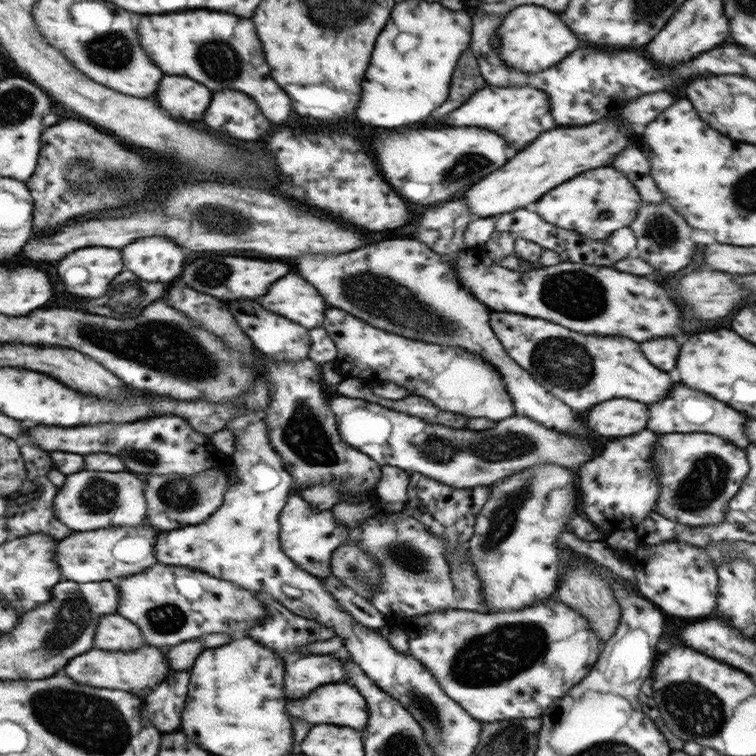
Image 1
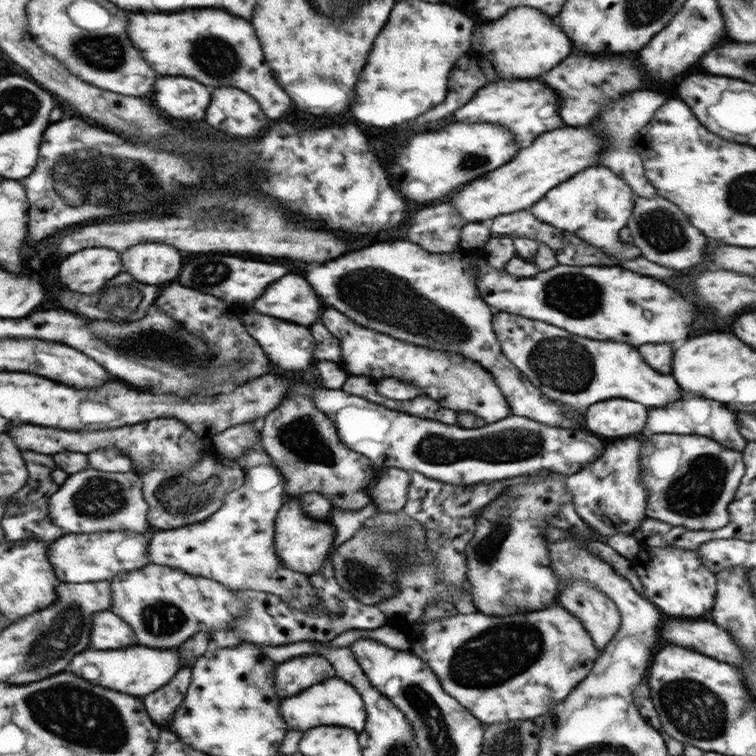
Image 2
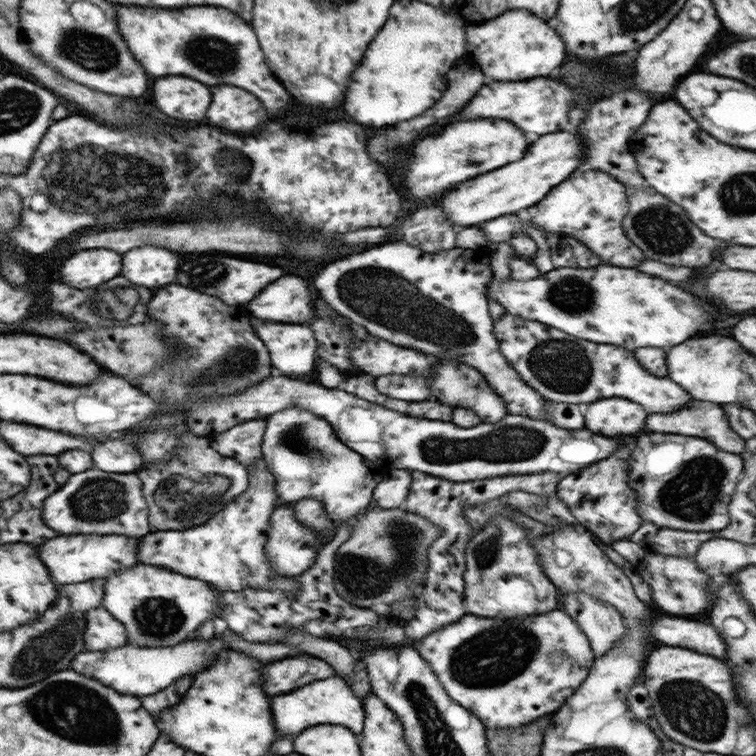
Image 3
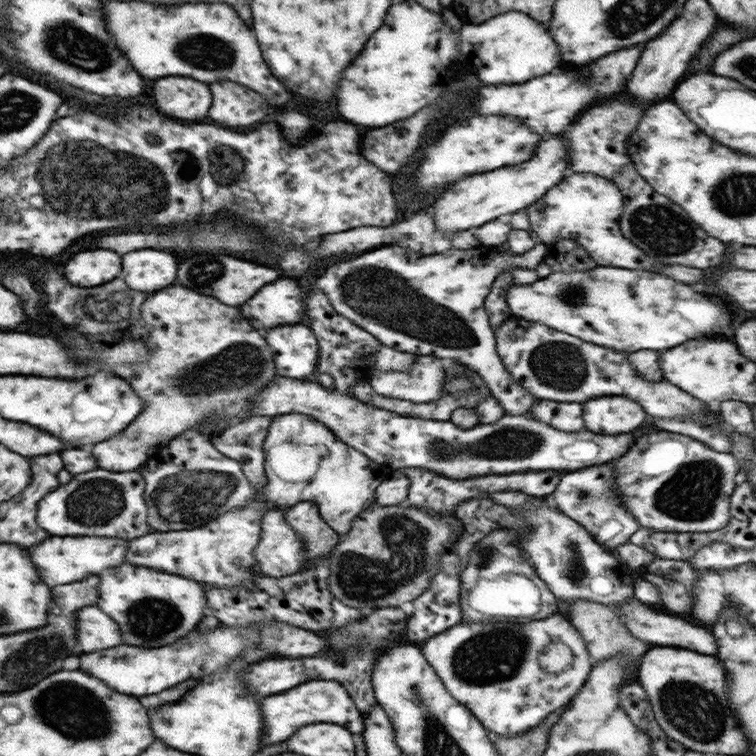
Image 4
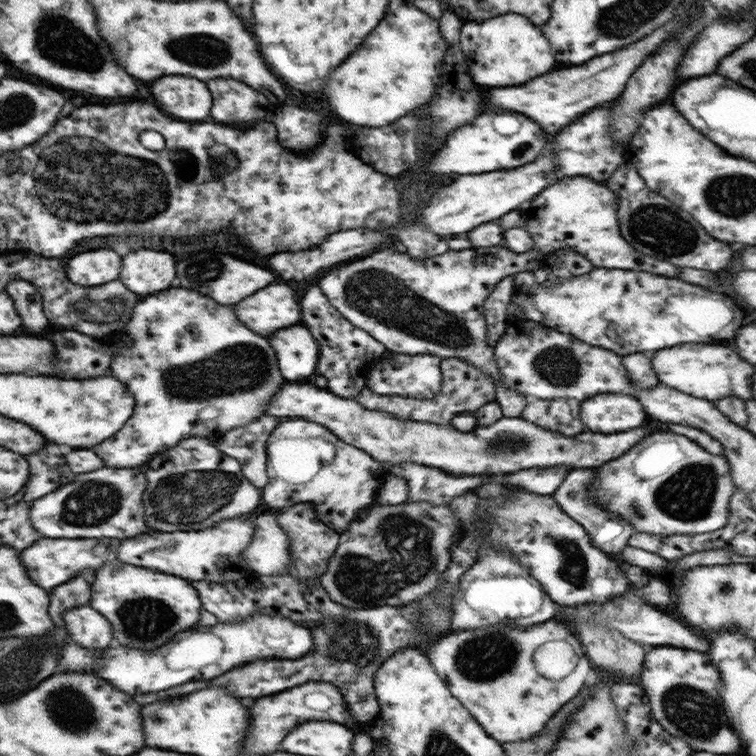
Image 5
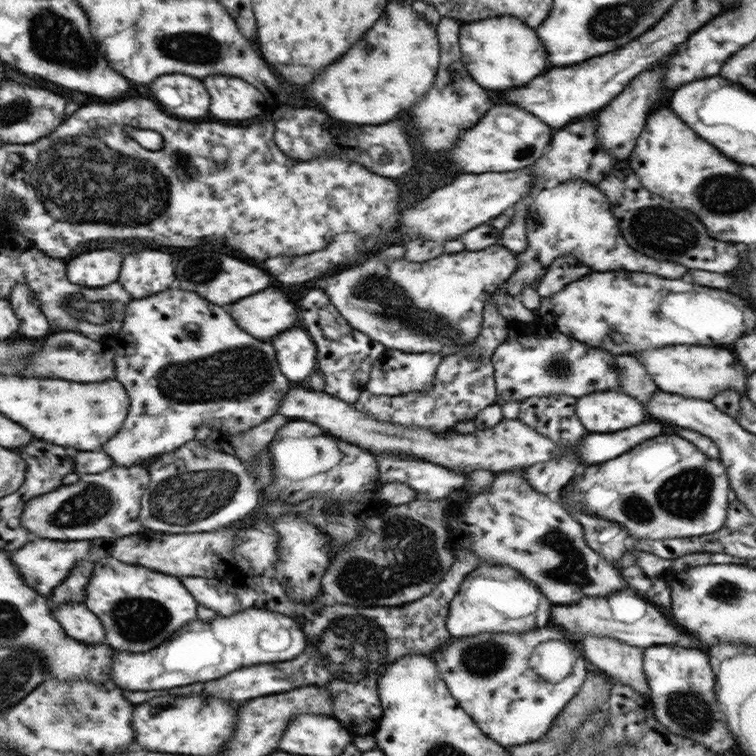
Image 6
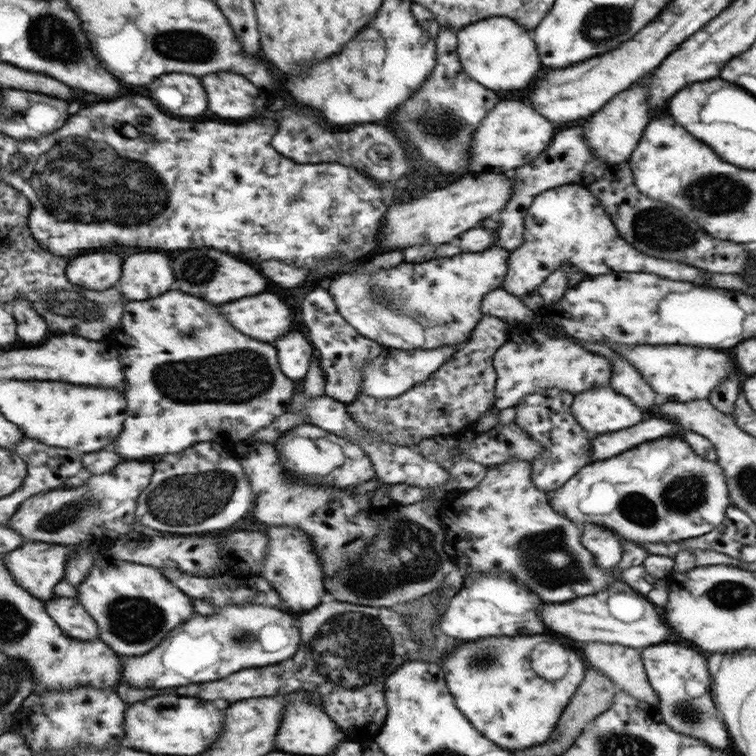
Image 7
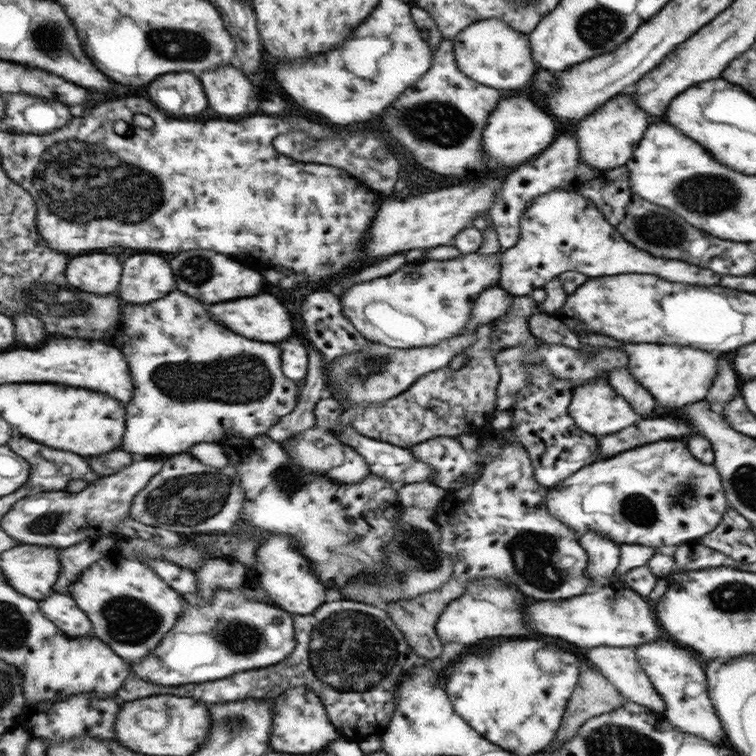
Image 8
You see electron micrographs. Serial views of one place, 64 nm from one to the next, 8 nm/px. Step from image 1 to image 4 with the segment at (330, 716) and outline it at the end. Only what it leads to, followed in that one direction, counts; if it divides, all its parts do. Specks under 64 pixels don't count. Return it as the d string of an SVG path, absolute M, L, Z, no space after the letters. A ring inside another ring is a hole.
M334 680L307 681L285 692L277 693L275 696L261 698L261 722L265 724L261 746L283 742L299 726L311 724L311 722L333 722L333 724L347 728L353 736L360 735L364 731L364 716L357 711L357 706L353 703L348 691Z

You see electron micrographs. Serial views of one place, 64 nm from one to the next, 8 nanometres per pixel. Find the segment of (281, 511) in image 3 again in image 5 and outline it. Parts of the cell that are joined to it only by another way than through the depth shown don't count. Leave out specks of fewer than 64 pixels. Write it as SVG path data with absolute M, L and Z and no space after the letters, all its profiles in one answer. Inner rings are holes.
M272 510L256 517L256 535L242 552L242 561L254 575L283 575L290 563L291 546L276 518L277 512Z

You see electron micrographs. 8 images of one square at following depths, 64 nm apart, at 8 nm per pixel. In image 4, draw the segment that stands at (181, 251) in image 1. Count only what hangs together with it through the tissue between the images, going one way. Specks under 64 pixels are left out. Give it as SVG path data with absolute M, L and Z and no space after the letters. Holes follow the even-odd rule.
M135 250L123 256L123 278L133 290L157 292L177 280L179 262L173 254L163 250Z

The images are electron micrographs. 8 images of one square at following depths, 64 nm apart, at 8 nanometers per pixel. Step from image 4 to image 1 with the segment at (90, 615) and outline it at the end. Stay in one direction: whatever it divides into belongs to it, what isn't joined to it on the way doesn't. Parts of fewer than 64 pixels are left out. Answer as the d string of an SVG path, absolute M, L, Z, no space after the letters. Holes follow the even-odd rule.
M118 612L106 614L97 626L95 649L131 652L149 646L140 626Z

